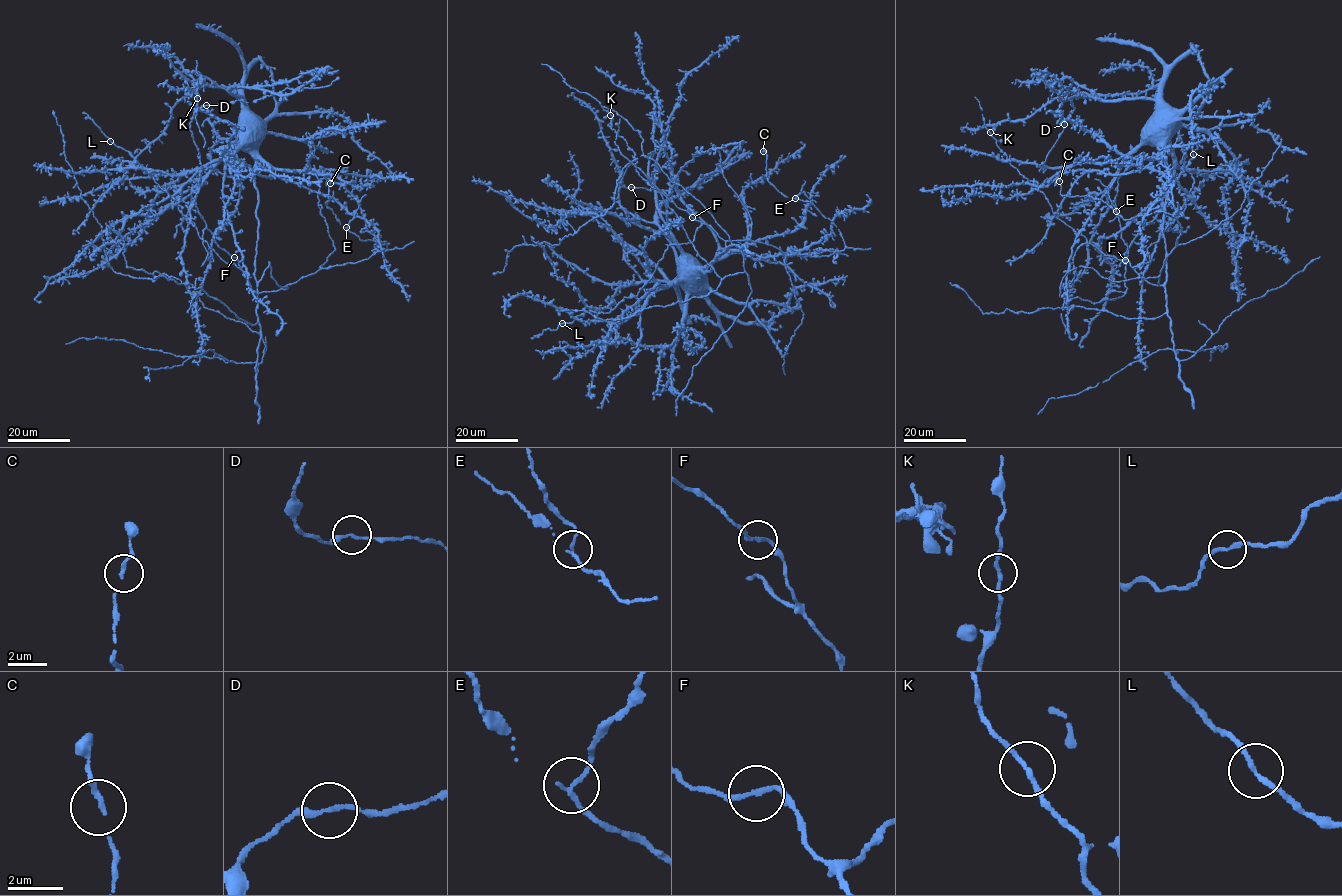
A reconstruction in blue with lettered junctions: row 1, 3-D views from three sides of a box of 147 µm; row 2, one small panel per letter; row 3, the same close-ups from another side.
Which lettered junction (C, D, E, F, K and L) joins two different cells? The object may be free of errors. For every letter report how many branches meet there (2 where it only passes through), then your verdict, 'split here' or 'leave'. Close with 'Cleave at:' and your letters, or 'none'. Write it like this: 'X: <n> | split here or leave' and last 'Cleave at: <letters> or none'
C: 2 | leave
D: 2 | leave
E: 2 | split here
F: 2 | leave
K: 2 | leave
L: 2 | leave
Cleave at: E

